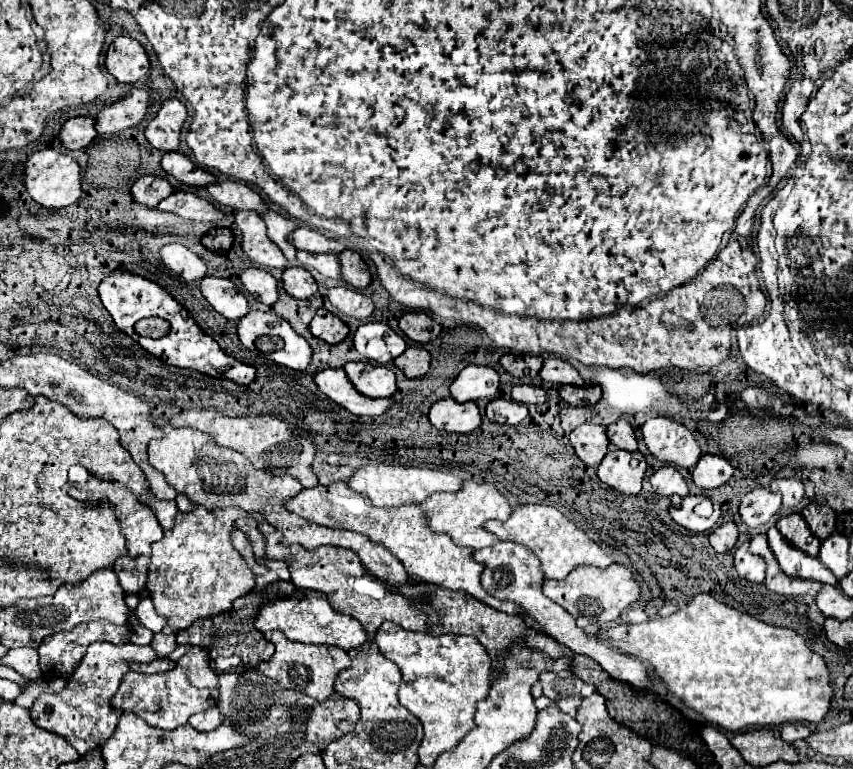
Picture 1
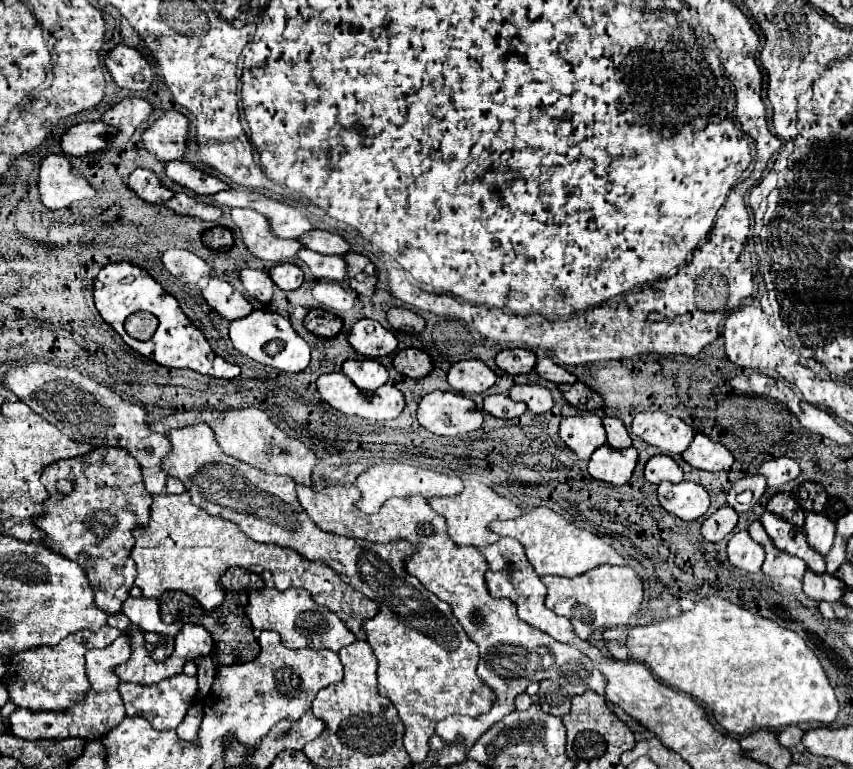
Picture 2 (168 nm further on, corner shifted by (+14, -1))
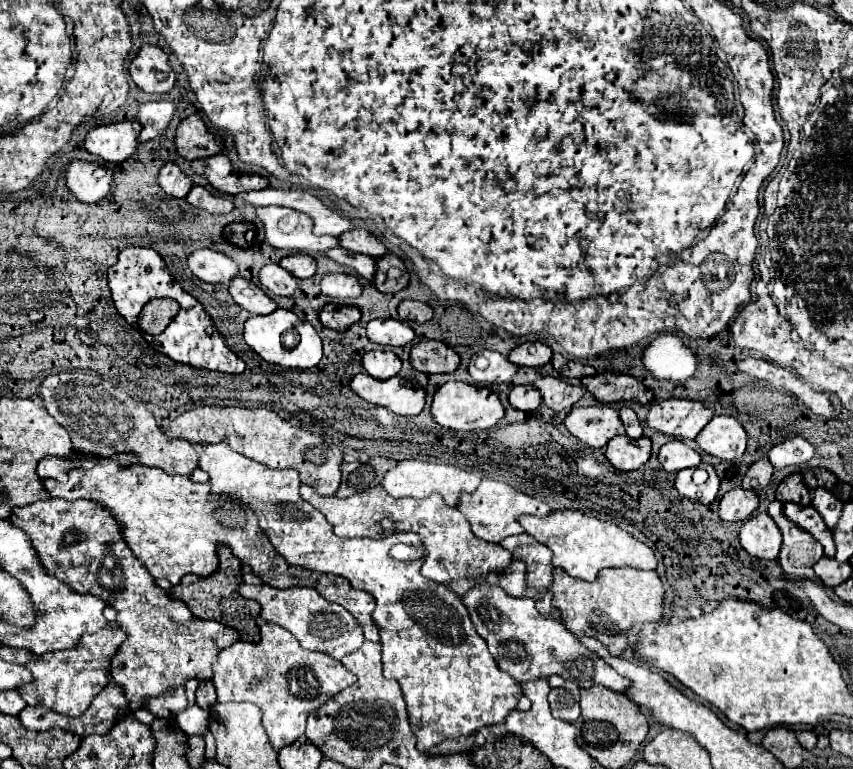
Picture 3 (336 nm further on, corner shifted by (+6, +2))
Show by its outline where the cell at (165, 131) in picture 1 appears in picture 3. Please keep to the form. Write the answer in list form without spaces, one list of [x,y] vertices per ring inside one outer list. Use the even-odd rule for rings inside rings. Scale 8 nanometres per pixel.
[[[190,115],[176,129],[176,149],[184,159],[206,159],[224,151],[224,141],[212,135],[198,115]]]

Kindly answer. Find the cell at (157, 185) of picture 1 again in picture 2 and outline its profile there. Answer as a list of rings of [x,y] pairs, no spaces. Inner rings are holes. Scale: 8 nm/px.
[[[134,170],[128,178],[128,188],[138,194],[144,202],[162,204],[174,196],[174,192],[160,184],[160,180],[150,170]]]

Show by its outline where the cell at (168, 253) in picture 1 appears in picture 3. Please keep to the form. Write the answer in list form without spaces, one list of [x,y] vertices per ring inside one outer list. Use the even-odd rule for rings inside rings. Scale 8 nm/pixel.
[[[196,249],[188,257],[190,269],[206,283],[230,283],[238,275],[238,263],[214,249]]]

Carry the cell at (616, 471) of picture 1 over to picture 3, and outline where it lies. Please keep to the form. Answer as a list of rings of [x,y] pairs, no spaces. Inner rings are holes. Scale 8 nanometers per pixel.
[[[616,435],[606,445],[606,457],[620,471],[640,469],[650,459],[650,439],[640,437],[632,441],[628,435]]]

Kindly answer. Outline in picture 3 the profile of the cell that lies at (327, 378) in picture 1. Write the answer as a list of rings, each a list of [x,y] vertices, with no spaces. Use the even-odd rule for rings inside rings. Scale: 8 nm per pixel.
[[[360,373],[352,379],[350,387],[368,403],[382,405],[396,415],[418,415],[426,405],[426,391],[400,375],[388,381],[376,381],[368,373]]]

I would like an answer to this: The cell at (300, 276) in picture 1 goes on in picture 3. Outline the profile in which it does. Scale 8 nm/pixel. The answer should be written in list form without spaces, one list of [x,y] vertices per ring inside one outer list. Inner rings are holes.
[[[294,253],[294,255],[288,255],[280,261],[280,265],[284,269],[288,269],[290,273],[294,273],[298,279],[308,279],[316,273],[316,261],[314,257],[310,255],[304,255],[304,253]]]

